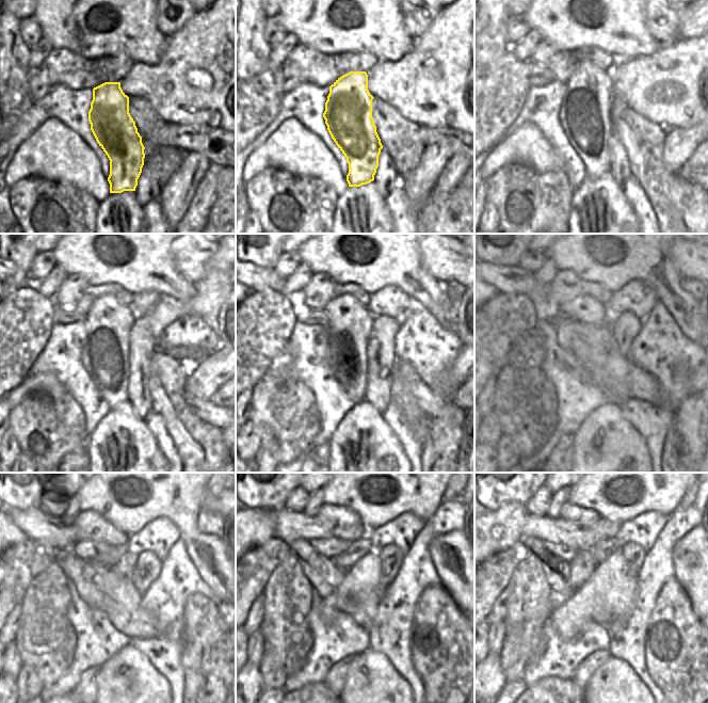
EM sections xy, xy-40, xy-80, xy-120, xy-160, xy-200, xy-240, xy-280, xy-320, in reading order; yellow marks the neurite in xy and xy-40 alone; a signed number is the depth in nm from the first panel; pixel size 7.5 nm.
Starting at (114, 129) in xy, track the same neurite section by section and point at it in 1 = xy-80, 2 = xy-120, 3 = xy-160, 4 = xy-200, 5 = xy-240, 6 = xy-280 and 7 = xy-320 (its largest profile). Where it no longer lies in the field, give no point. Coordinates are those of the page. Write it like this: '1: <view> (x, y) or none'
1: xy-80 (585, 113)
2: xy-120 (106, 352)
3: xy-160 (350, 323)
4: xy-200 (584, 308)
5: xy-240 (84, 549)
6: xy-280 (330, 547)
7: xy-320 (564, 552)

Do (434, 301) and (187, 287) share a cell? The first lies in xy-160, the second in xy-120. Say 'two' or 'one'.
one

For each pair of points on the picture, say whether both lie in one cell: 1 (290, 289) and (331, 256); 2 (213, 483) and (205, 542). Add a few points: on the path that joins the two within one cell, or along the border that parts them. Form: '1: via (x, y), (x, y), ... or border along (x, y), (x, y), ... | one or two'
1: border along (302, 262), (305, 262), (312, 273) | two
2: border along (207, 483), (208, 491) | two

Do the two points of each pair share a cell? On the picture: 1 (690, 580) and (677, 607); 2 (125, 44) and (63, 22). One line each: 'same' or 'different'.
1: different
2: same

